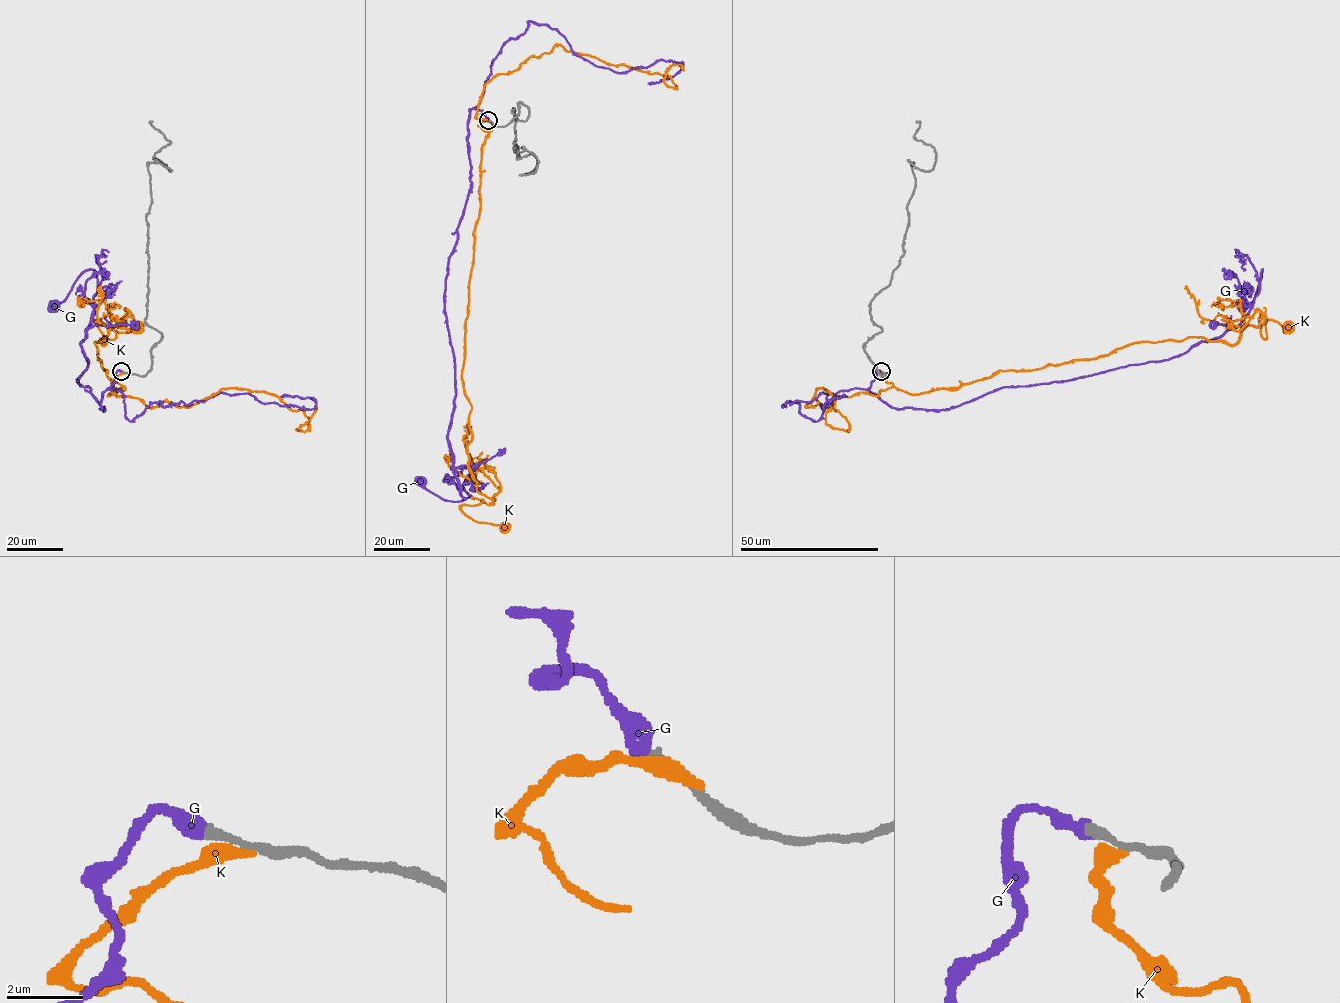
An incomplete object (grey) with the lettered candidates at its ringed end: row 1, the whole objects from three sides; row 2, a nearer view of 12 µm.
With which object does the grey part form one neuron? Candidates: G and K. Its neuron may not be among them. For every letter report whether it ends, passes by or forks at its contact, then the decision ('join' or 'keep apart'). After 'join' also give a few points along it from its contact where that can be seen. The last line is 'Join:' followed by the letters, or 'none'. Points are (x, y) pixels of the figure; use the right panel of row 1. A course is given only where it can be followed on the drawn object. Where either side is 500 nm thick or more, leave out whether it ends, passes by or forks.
G: it ends there; join; it runs (881, 371), (869, 390), (893, 408), (950, 409), (1002, 387), (1178, 357), (1240, 323), (1262, 269), (1241, 306)
K: it ends there; keep apart
Join: G

